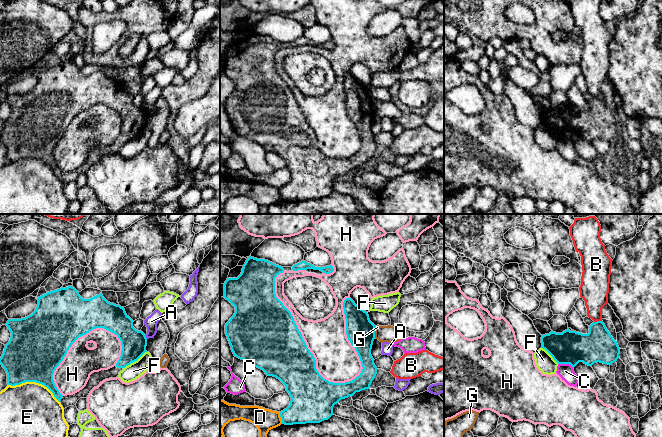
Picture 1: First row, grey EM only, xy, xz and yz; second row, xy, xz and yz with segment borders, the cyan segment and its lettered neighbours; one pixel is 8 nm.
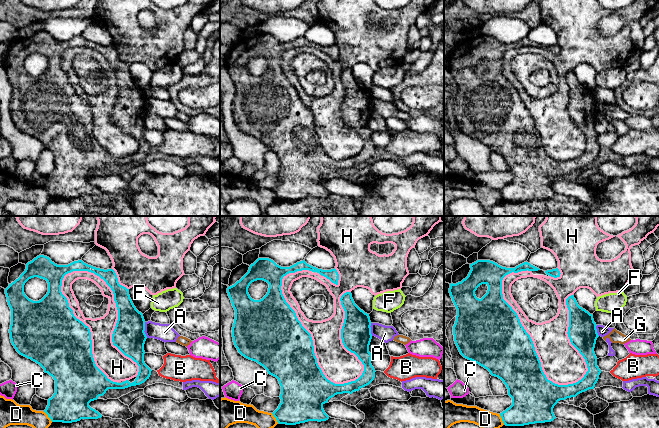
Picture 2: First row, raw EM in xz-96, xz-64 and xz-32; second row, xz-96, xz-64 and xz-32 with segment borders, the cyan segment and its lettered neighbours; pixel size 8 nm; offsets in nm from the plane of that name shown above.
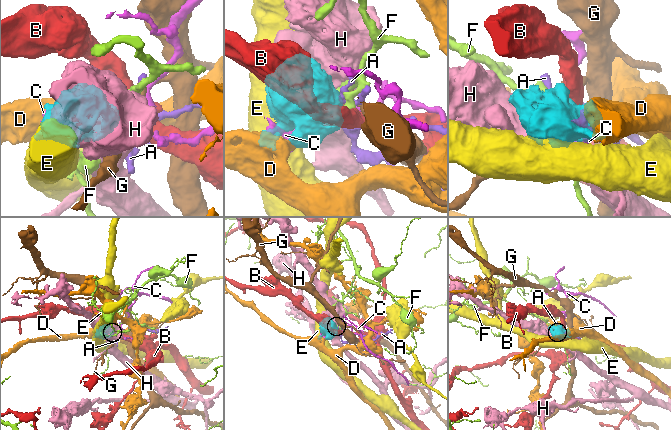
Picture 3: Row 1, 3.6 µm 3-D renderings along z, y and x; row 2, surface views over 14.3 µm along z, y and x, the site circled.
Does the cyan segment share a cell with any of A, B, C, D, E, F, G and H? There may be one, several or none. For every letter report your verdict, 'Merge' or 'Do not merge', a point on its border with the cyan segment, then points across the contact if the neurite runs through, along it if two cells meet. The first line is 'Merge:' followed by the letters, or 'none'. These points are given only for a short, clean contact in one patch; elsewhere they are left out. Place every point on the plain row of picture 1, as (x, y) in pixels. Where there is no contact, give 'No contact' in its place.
Merge: none
A: Do not merge. Touches cyan at xy (145, 113). Boundary: xy (144, 111), (147, 114)
B: Do not merge. Touches cyan at yz (597, 97). Boundary: yz (601, 96), (594, 98)
C: Do not merge. Touches cyan at yz (566, 139)
D: Do not merge. Touches cyan at xz (281, 194)
E: Do not merge. Touches cyan at xy (35, 157)
F: Do not merge. Touches cyan at xy (134, 137)
G: Do not merge. Touches cyan at xz (374, 108). Boundary: xz (374, 102), (375, 113)
H: Do not merge. Touches cyan at xz (305, 119)

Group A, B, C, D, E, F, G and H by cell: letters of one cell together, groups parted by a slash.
A / B / C / D / E / F / G / H

